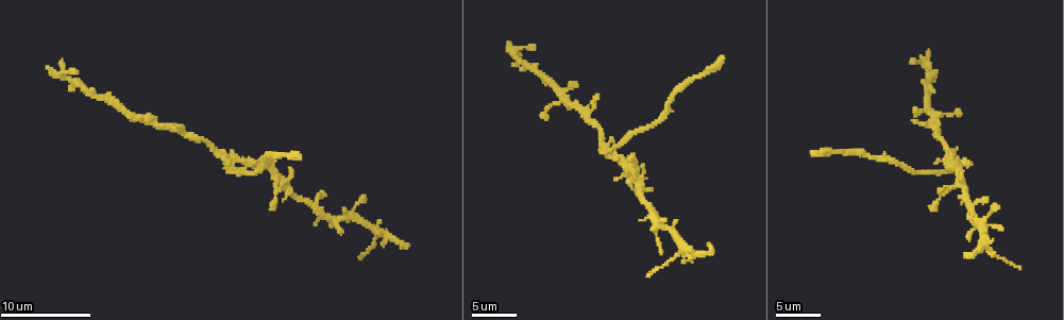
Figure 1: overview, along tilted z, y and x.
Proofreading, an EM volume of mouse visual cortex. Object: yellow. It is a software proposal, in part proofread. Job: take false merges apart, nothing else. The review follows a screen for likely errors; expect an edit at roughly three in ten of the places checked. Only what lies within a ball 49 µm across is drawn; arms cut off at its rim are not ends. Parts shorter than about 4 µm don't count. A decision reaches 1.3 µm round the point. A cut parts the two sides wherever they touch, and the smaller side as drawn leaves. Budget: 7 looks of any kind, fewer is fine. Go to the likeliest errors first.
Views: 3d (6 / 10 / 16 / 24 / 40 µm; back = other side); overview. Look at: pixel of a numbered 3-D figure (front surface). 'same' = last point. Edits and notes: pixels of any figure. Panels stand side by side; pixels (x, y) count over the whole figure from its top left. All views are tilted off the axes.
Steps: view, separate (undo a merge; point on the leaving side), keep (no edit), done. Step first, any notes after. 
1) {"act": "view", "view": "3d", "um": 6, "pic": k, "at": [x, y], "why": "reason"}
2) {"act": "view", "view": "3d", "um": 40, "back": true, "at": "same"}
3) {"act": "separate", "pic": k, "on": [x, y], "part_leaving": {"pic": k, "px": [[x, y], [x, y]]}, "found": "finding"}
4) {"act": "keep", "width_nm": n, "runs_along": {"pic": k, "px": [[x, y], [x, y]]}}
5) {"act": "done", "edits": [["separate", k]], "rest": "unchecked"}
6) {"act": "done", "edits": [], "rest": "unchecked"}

{"act": "view", "view": "3d", "um": 16, "pic": 1, "at": [375, 233], "why": "four arms meet"}

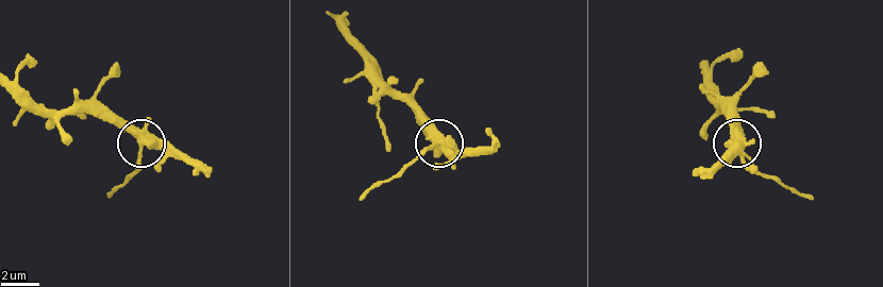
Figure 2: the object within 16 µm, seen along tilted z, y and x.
{"act": "keep", "runs_along": {"pic": 2, "px": [[344, 23], [381, 82], [415, 104], [435, 141], [477, 151]]}, "found": "continuous, no second neuron"}

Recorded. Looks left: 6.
{"act": "view", "view": "3d", "um": 10, "pic": 1, "at": [609, 157]}

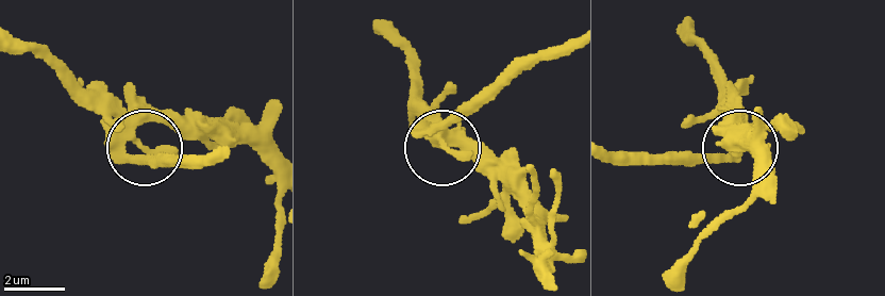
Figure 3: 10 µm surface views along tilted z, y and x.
{"act": "separate", "pic": 3, "on": [146, 160], "part_leaving": {"pic": 3, "px": [[122, 152], [218, 159]]}, "found": "a second neuron is stuck on"}

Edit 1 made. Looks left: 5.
{"act": "view", "view": "3d", "um": 10, "pic": 1, "at": [285, 183], "why": "four arms meet"}

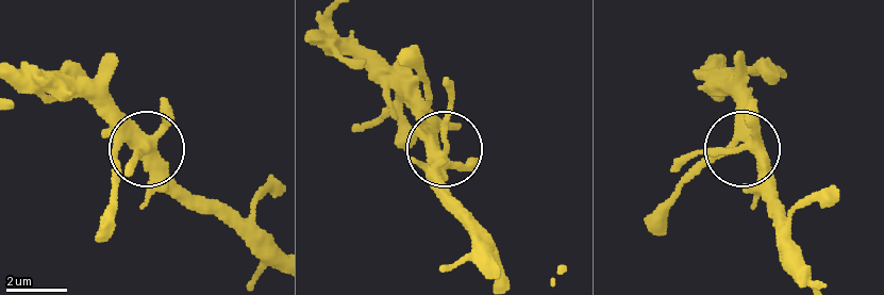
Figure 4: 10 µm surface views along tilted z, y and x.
{"act": "keep", "width_nm": 340, "found": "all the same neuron"}

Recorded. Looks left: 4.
{"act": "done", "edits": [["separate", 3]], "rest": "unchecked"}

